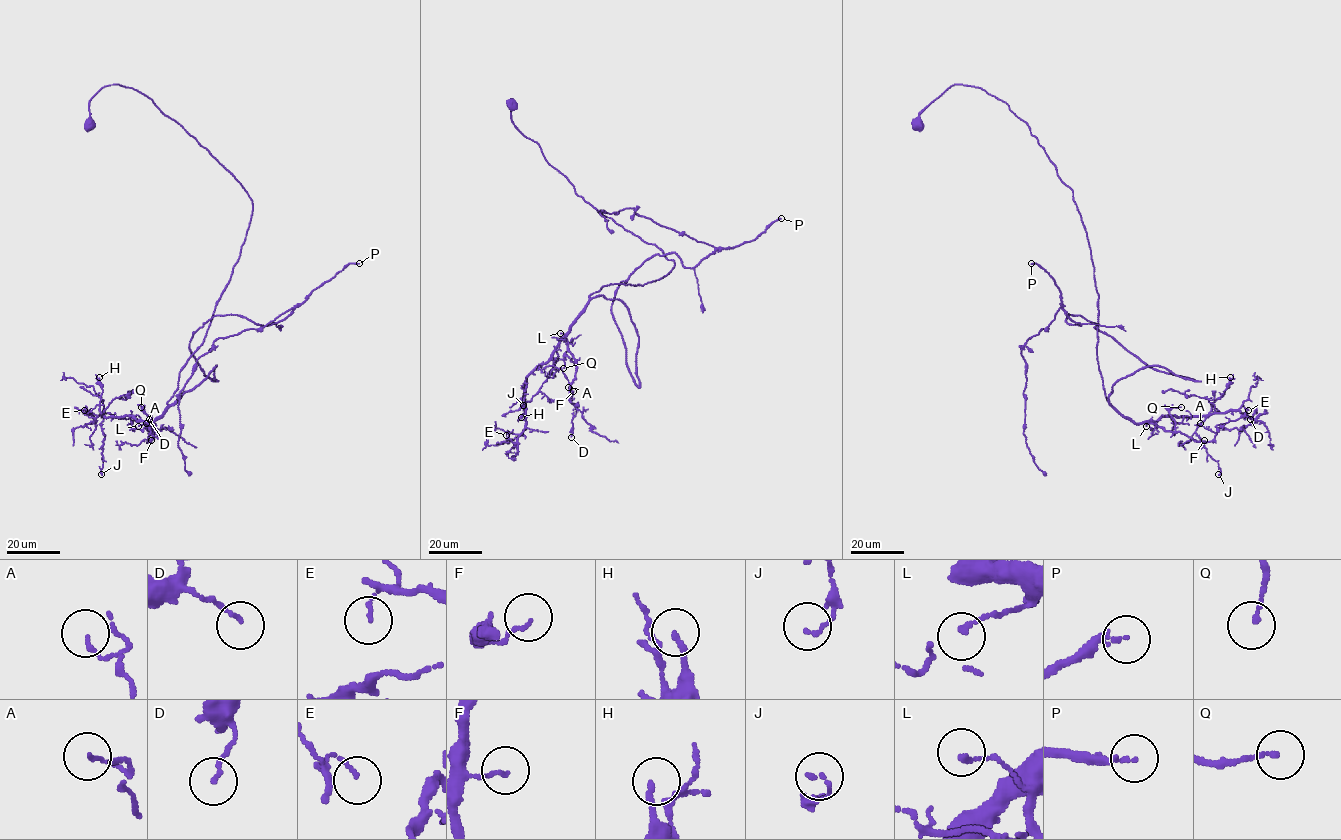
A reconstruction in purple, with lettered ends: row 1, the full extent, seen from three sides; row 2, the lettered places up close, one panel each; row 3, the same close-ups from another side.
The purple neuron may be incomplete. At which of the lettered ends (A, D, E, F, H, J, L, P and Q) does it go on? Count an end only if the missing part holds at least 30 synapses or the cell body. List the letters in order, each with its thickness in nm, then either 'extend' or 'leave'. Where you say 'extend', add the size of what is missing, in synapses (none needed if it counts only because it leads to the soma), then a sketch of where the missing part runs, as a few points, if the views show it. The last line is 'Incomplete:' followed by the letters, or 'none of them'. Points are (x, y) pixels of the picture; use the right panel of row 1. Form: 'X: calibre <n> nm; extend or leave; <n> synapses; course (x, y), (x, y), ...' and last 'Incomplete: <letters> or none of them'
A: calibre 120 nm; leave
D: calibre 110 nm; leave
E: calibre 80 nm; leave
F: calibre 110 nm; leave
H: calibre 180 nm; leave
J: calibre 90 nm; leave
L: calibre 160 nm; leave
P: calibre 120 nm; extend; 160 synapses; course (1031, 263), (1075, 293), (1032, 316), (1017, 317), (1013, 329), (1020, 417), (1033, 442), (1049, 455)
Q: calibre 130 nm; leave
Incomplete: P

